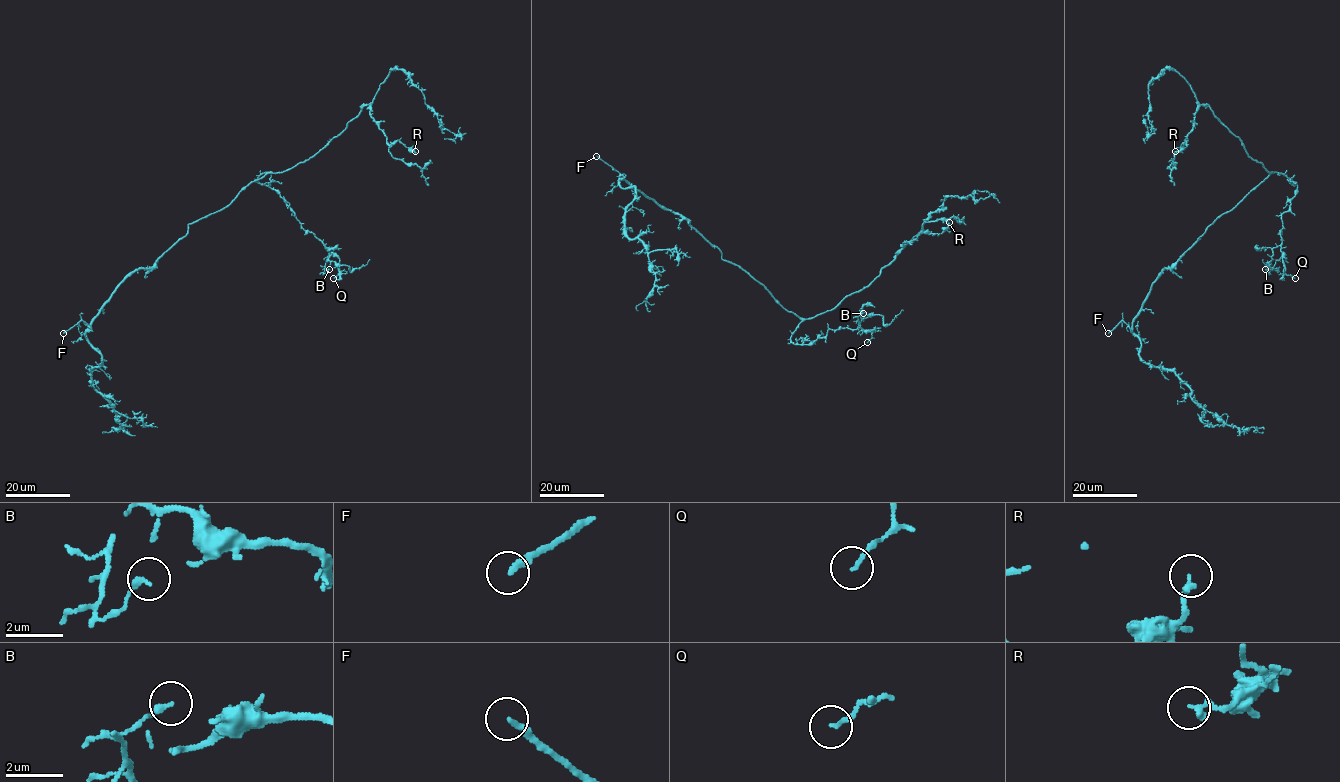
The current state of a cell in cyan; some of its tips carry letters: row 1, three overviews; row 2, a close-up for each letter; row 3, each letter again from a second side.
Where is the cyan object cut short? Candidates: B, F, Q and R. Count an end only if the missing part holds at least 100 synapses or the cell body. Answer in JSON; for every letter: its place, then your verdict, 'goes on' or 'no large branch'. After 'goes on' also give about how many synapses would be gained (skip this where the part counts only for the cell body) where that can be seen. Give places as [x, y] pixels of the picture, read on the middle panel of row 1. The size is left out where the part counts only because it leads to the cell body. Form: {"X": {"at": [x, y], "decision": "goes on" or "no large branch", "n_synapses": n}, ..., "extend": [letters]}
{"B": {"at": [863, 313], "decision": "no large branch"}, "F": {"at": [596, 156], "decision": "goes on"}, "Q": {"at": [867, 342], "decision": "no large branch"}, "R": {"at": [949, 222], "decision": "no large branch"}, "extend": ["F"]}

